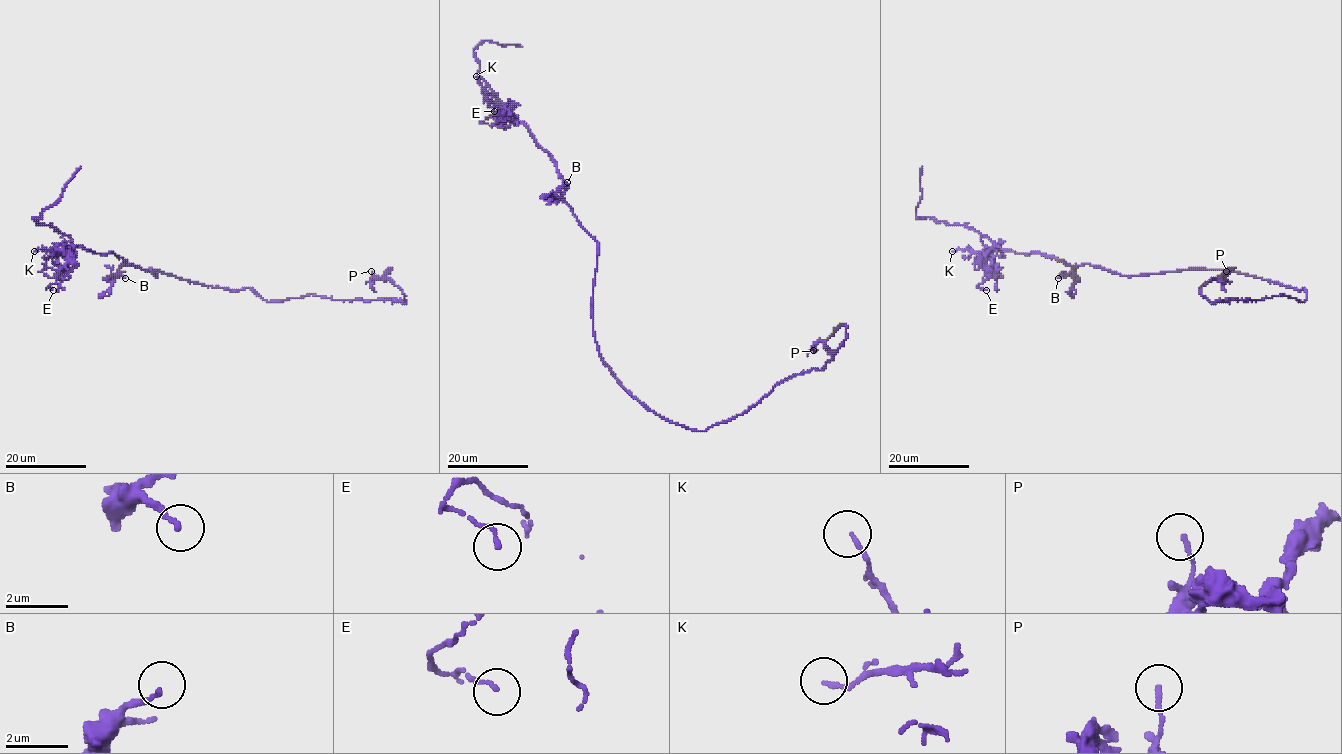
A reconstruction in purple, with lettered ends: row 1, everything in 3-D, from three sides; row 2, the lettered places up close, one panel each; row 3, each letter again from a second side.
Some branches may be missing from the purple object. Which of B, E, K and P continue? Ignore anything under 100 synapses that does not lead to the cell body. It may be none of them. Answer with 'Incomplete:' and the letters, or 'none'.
Incomplete: none

